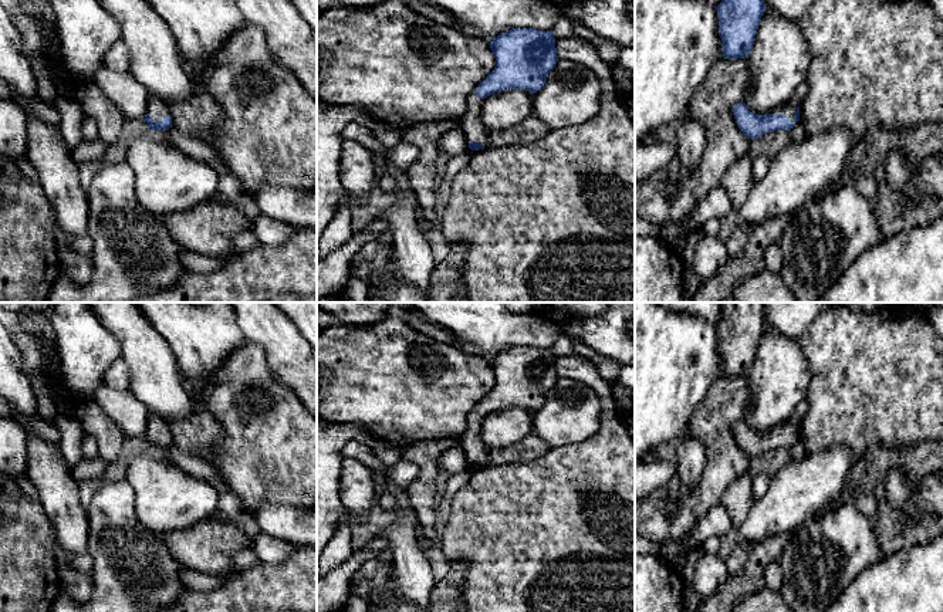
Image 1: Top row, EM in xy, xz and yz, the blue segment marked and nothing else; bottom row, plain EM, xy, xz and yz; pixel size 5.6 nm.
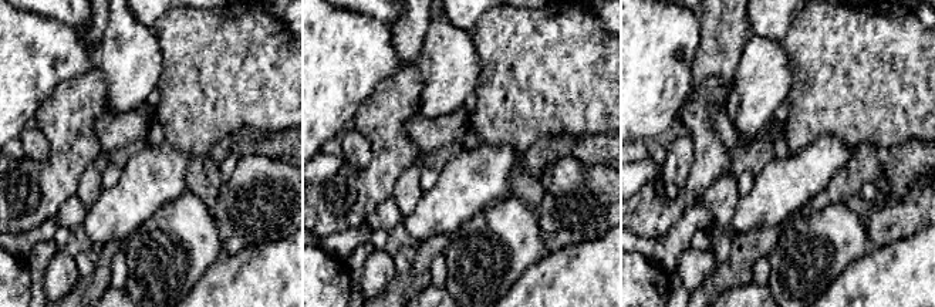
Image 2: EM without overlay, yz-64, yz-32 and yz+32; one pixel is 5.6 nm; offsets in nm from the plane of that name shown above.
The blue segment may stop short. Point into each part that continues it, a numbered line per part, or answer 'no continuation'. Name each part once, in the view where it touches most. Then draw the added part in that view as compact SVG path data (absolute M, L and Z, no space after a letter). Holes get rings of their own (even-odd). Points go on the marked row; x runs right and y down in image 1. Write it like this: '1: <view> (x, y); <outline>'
1: yz (788, 110); M788 101L784 105L774 108L770 114L780 114L783 116L788 116L790 121L797 125L798 122L794 121L795 111L797 105L792 101Z

